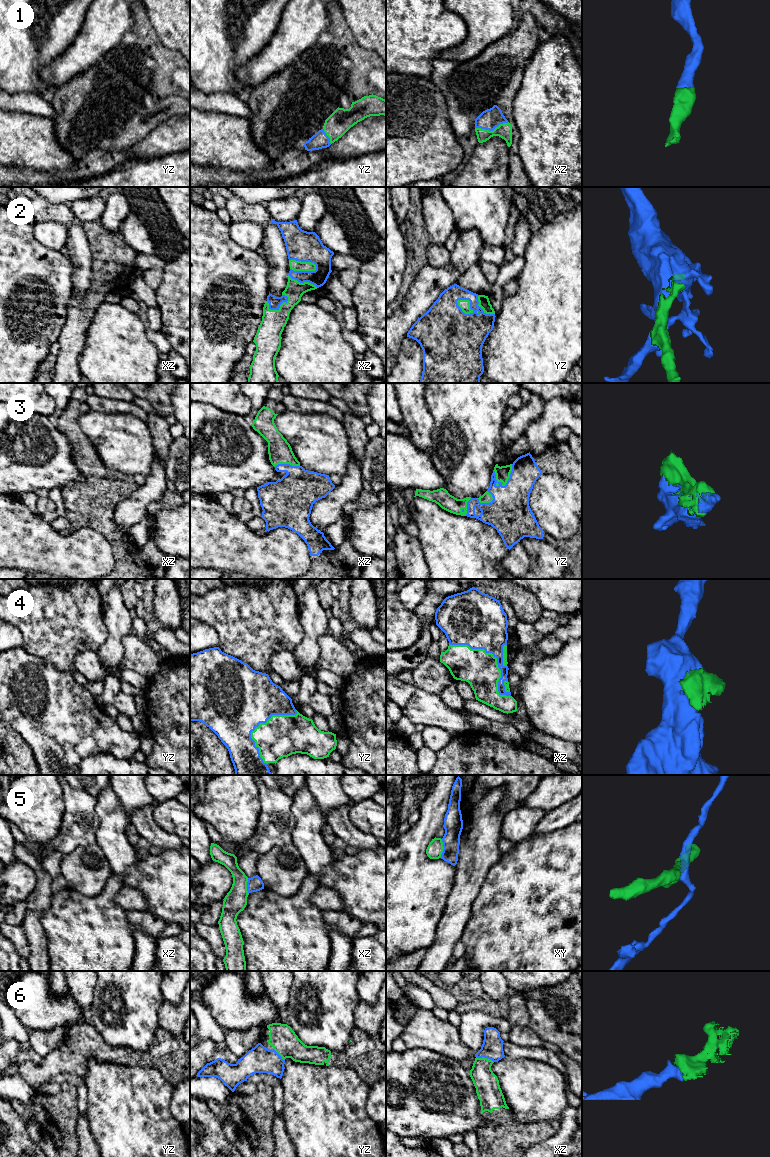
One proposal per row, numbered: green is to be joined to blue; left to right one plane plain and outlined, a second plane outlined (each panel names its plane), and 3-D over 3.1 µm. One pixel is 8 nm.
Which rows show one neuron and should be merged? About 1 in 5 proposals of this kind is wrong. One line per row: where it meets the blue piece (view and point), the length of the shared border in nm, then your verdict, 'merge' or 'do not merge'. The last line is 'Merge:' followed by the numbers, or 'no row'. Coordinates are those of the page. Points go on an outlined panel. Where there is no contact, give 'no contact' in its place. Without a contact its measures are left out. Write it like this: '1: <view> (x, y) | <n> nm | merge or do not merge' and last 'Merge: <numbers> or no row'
1: xz (491, 130) | 280 nm | merge
2: xz (304, 261) | 240 nm | merge
3: yz (508, 480) | 220 nm | merge
4: xz (496, 657) | 650 nm | merge
5: xy (444, 848) | 150 nm | do not merge
6: xz (485, 1057) | 150 nm | merge
Merge: 1, 2, 3, 4, 6

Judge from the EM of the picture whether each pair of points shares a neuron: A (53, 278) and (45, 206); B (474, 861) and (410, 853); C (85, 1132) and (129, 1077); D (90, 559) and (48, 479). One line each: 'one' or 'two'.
A: two
B: two
C: two
D: two

